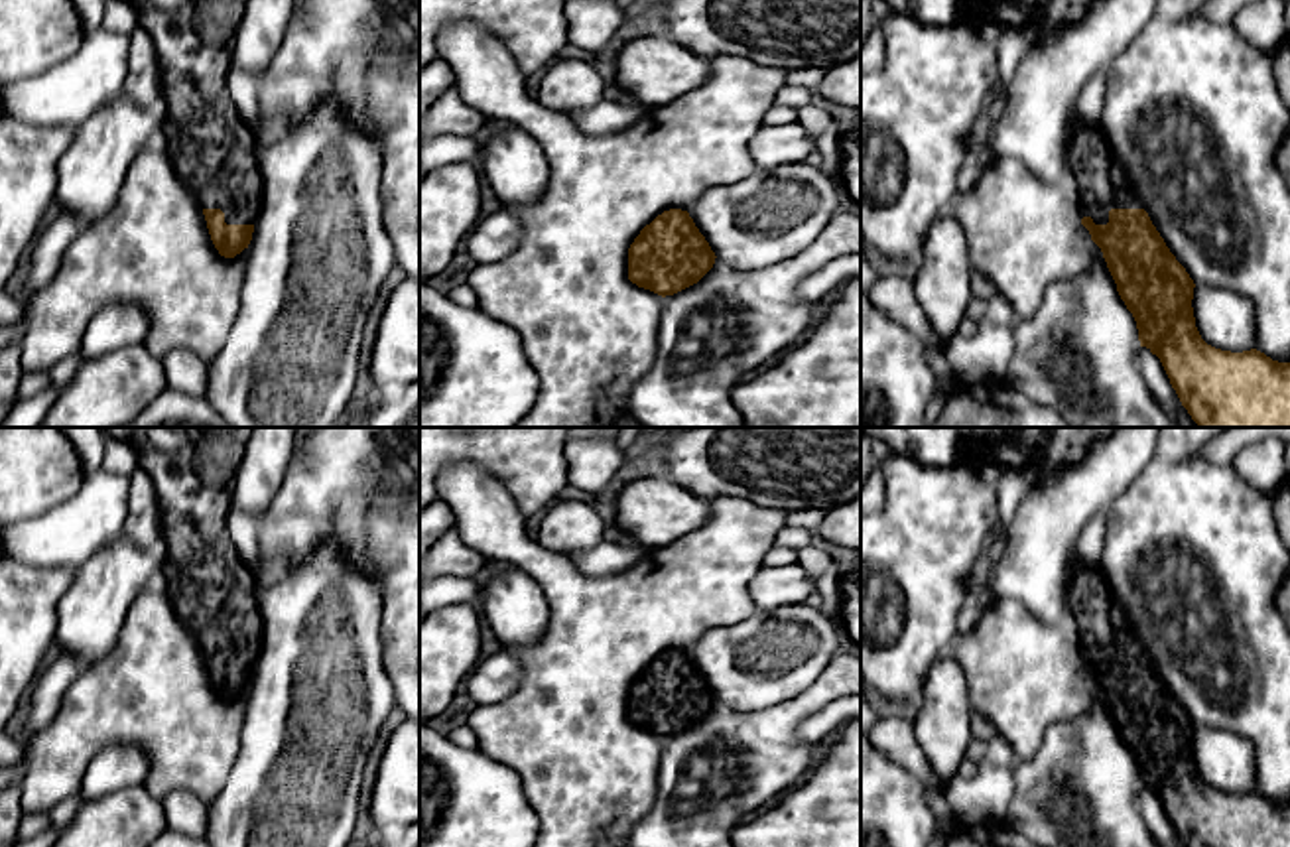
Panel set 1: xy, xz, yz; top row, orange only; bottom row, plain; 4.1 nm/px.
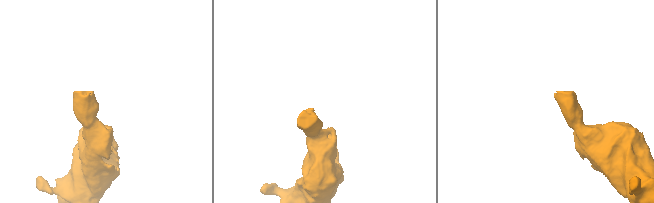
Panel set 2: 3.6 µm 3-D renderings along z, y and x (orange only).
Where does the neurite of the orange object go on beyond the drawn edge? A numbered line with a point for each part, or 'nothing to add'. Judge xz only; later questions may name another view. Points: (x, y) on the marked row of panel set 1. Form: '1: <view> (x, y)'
nothing to add

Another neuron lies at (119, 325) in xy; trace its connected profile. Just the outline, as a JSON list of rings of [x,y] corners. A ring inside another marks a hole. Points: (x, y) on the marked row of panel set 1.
[[[114,303],[100,309],[89,323],[79,355],[98,358],[134,345],[144,345],[150,327],[148,313],[134,303]]]

